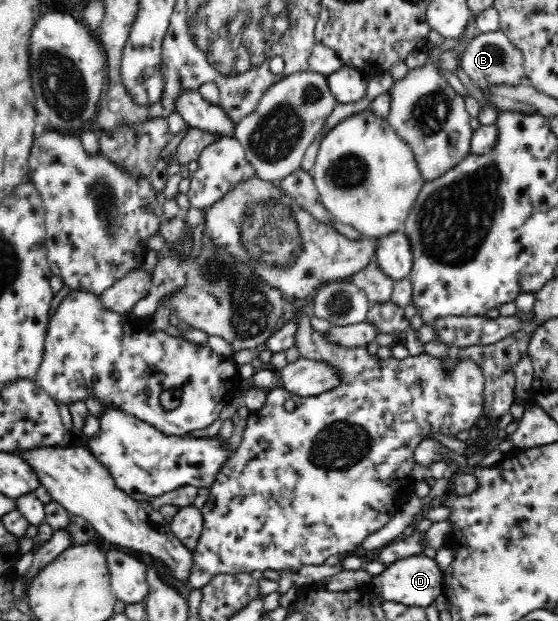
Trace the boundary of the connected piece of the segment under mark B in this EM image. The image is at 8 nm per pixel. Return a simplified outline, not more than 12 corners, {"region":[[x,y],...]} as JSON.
{"region":[[502,32],[477,33],[460,69],[482,92],[526,82],[522,54]]}

